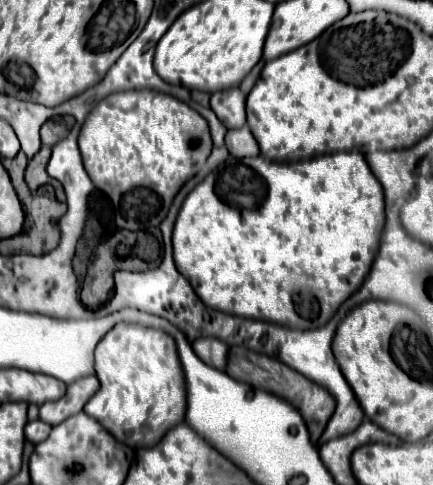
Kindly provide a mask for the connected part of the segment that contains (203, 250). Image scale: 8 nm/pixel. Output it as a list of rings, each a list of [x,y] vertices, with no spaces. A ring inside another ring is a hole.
[[[334,152],[334,154],[308,158],[302,162],[270,162],[262,156],[256,156],[256,158],[232,158],[230,156],[224,164],[220,164],[220,168],[210,172],[186,196],[186,200],[178,212],[174,236],[172,236],[174,264],[176,264],[178,272],[184,278],[188,278],[188,282],[192,284],[198,298],[214,310],[242,316],[242,318],[252,318],[252,320],[286,324],[296,330],[312,330],[312,328],[324,326],[334,316],[338,306],[360,288],[360,284],[364,282],[364,278],[372,266],[372,260],[378,252],[382,228],[384,228],[384,194],[382,194],[380,182],[372,176],[372,170],[368,168],[368,164],[360,152]],[[238,268],[244,268],[244,272],[248,274],[244,284],[240,280],[240,286],[238,286],[238,276],[236,276]]]

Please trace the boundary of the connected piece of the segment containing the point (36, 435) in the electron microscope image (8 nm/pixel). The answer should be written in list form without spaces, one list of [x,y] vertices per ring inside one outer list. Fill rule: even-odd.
[[[36,420],[36,422],[28,422],[26,424],[26,438],[32,442],[32,444],[40,444],[40,440],[46,440],[48,434],[50,434],[50,426],[42,420]]]

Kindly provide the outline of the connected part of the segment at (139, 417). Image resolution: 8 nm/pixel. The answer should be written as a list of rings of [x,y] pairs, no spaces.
[[[116,324],[96,348],[96,376],[100,390],[84,412],[98,420],[118,442],[132,448],[152,448],[166,430],[186,416],[186,380],[176,342],[162,330],[138,324]]]

